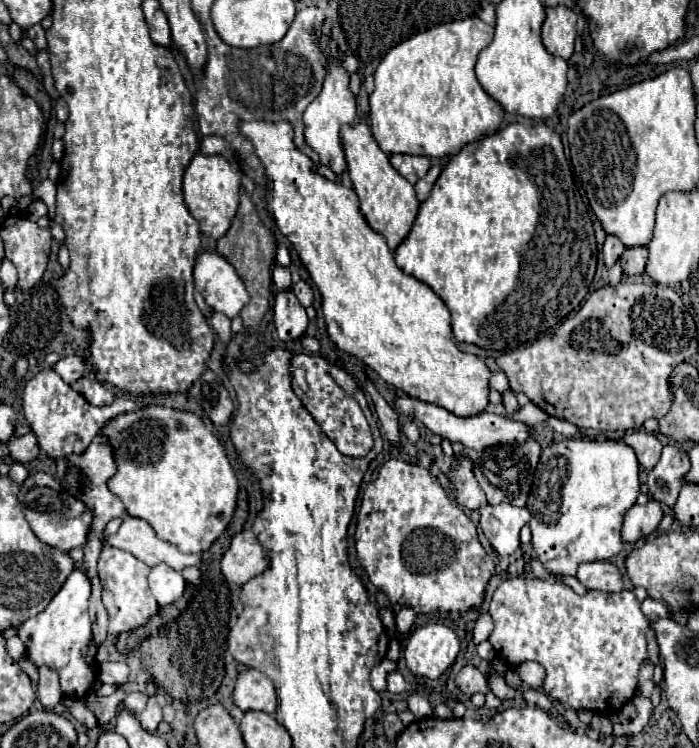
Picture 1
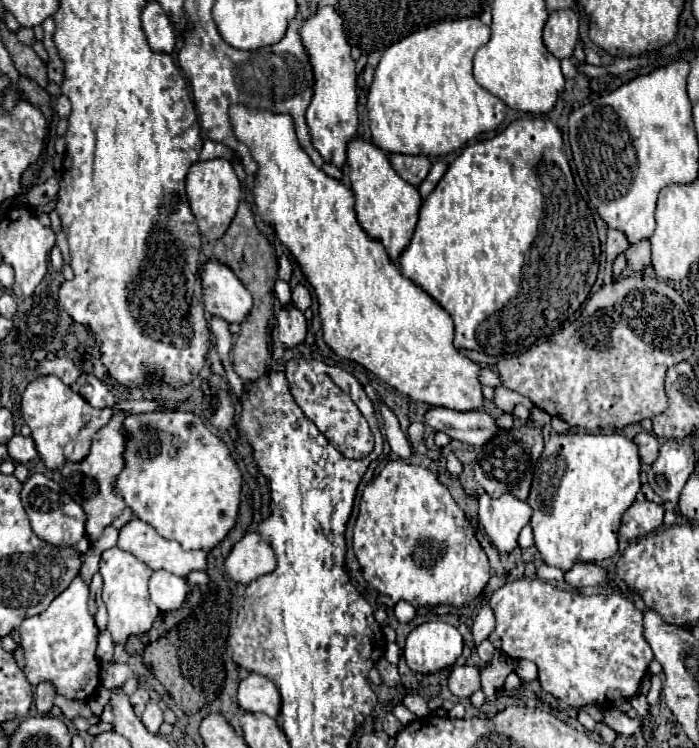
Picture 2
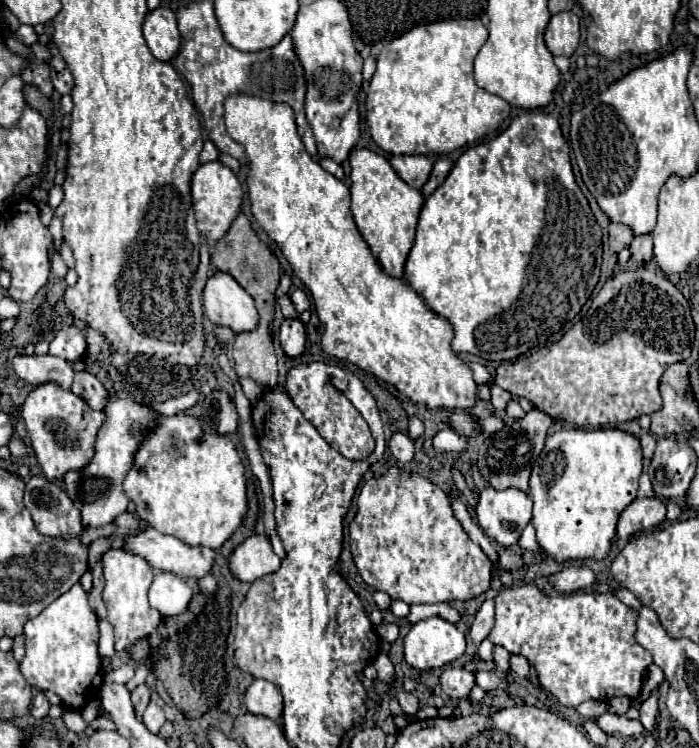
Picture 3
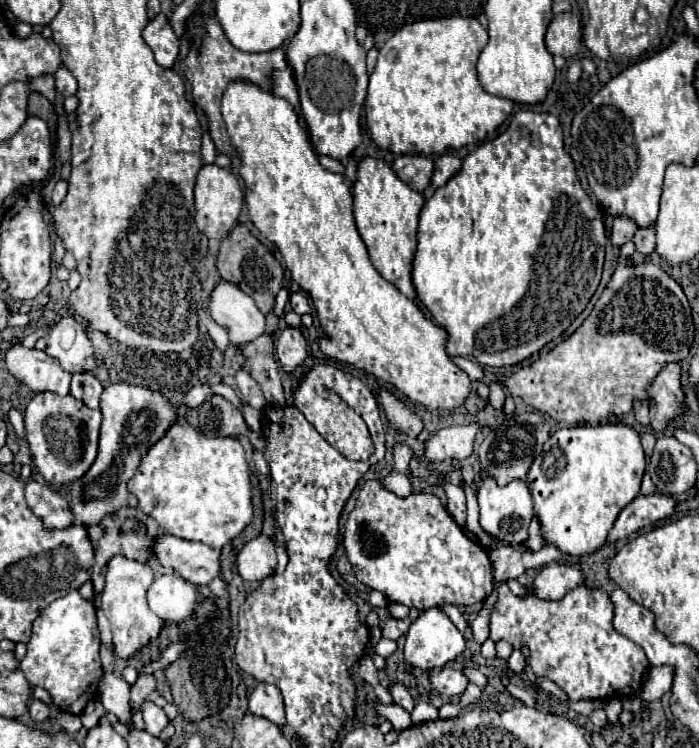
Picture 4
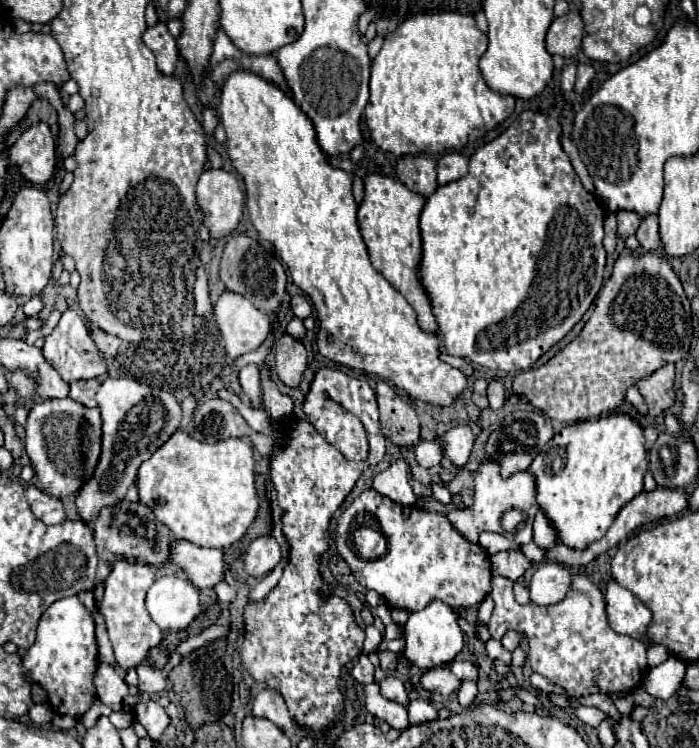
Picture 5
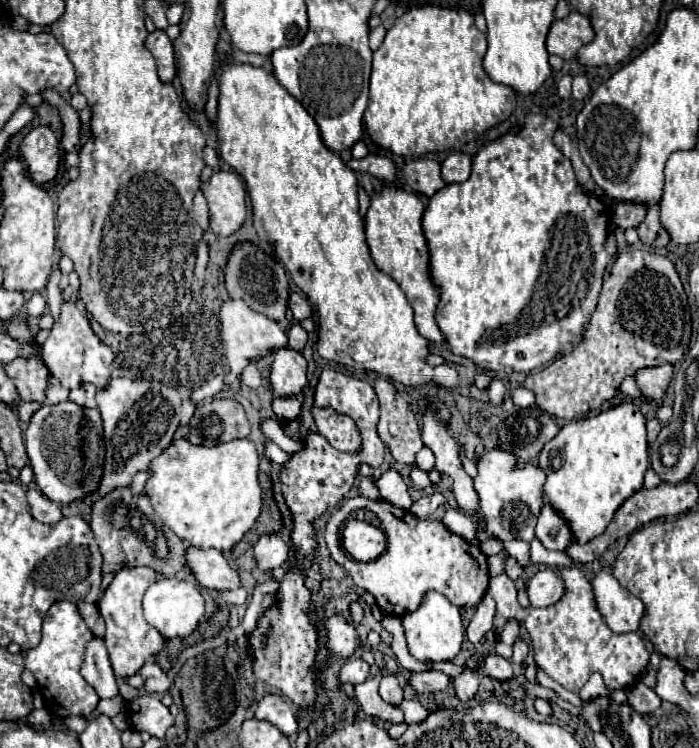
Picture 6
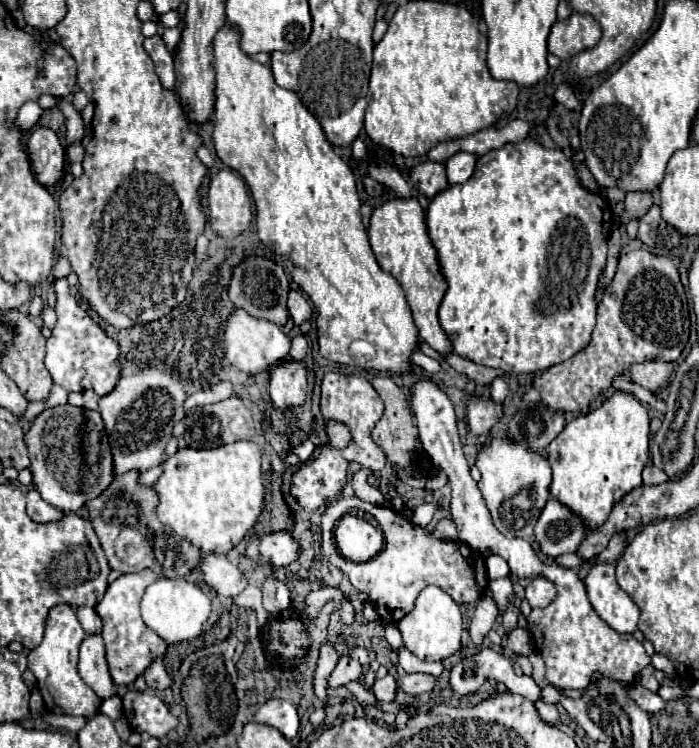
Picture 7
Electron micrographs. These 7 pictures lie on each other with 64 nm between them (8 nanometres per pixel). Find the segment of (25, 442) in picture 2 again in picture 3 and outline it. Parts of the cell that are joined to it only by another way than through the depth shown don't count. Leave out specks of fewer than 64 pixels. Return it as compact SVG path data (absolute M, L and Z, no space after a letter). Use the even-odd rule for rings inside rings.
M14 434L12 438L10 438L10 442L8 442L8 448L10 448L10 452L12 452L12 456L16 456L16 458L20 458L20 456L26 456L28 452L30 452L30 448Z

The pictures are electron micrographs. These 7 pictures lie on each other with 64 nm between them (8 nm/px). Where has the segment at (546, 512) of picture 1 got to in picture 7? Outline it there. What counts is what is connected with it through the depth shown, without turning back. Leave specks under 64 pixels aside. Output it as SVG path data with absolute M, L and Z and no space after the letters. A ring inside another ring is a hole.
M614 392L600 408L582 414L566 424L556 440L548 446L548 458L552 466L552 496L564 502L570 510L580 514L592 530L608 518L608 510L630 490L642 484L642 468L650 460L650 418L648 410L640 404L640 400L626 392Z

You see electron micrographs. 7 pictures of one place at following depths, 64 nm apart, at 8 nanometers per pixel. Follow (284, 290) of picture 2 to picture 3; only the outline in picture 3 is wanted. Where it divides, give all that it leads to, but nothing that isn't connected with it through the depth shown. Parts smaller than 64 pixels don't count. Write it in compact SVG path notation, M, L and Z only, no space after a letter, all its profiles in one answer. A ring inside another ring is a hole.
M280 296L280 298L278 298L278 304L280 304L280 310L282 310L284 318L288 318L288 320L298 318L298 312L294 310L294 306L292 306L292 302L290 302L288 296Z

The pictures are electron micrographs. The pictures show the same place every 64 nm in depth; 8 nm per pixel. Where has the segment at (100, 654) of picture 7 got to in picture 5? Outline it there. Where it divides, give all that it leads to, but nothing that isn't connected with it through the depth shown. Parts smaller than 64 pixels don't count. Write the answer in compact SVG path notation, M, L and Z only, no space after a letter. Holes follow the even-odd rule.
M98 656L98 664L96 664L92 680L94 680L94 686L96 686L98 698L104 704L108 704L112 710L120 710L124 696L128 696L128 686L120 678L120 674L116 672L116 668L110 666L110 664L106 664L102 660L102 656Z

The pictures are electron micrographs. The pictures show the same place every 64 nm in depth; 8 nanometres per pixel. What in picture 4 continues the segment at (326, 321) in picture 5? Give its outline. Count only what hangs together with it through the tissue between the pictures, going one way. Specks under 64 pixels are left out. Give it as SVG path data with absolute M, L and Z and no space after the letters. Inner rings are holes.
M232 80L222 96L222 116L230 142L240 160L240 176L246 184L246 206L250 220L270 242L276 244L294 282L314 300L322 328L322 354L394 384L412 402L424 404L428 410L452 410L462 406L472 382L456 364L450 362L450 356L444 350L446 332L376 272L356 230L350 184L342 174L330 172L318 162L318 154L310 142L310 132L300 124L294 106L288 100L262 90L250 80Z

